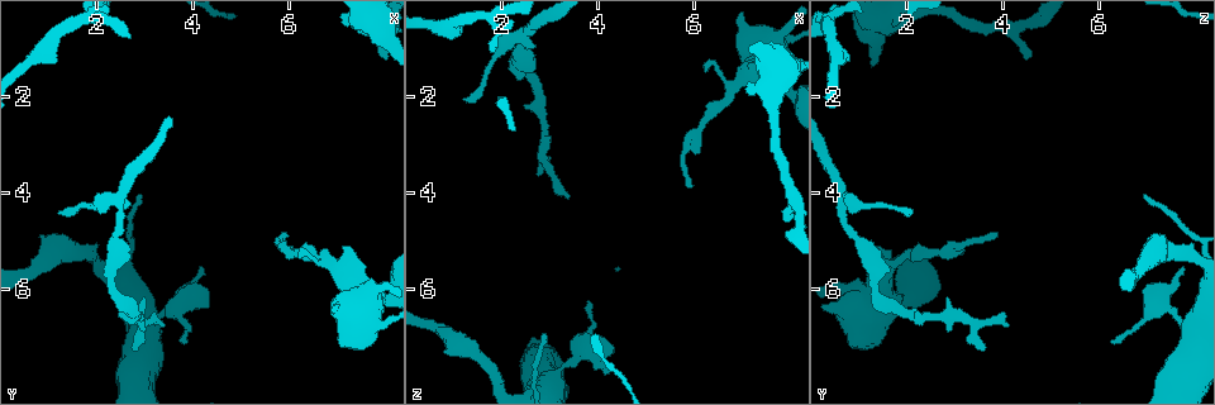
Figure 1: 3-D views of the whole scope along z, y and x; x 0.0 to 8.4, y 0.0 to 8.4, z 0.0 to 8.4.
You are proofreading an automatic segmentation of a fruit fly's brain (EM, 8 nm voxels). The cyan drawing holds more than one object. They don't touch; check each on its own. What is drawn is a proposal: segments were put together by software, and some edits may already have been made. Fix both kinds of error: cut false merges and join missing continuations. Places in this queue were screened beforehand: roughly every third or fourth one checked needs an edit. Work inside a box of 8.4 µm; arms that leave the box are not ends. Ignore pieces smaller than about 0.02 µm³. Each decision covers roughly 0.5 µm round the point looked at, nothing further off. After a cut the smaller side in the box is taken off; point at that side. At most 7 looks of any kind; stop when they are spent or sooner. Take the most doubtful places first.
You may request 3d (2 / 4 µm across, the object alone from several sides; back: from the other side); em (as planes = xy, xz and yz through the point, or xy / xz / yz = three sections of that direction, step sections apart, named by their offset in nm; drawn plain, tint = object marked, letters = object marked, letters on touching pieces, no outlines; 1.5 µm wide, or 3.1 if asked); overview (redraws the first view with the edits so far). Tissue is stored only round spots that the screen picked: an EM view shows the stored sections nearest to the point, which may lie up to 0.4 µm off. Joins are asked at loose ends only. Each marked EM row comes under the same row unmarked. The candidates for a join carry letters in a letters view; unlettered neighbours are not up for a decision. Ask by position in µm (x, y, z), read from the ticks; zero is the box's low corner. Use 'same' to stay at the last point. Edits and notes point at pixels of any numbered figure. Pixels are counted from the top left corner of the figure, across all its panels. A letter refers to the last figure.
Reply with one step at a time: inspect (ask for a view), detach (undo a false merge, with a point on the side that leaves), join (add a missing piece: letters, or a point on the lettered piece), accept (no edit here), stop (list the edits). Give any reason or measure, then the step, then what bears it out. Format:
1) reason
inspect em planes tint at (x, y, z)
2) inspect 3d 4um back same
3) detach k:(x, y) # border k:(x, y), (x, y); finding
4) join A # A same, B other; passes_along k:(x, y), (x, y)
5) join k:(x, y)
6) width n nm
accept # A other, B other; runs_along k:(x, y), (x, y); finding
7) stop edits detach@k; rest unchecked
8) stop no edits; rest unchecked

branch stops here
inspect em planes letters at (3.35, 6.85, 4.05)

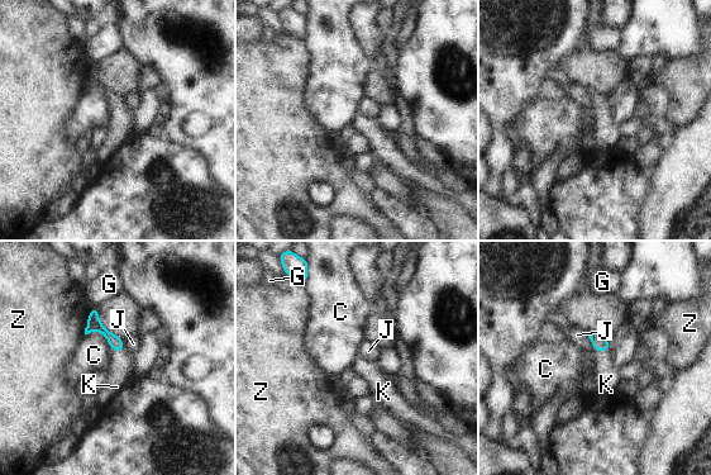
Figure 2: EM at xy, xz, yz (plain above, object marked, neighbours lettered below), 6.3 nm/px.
join K # C other, G other, J other, K same, Z other; passes_along 2:(600, 343), (602, 351), (606, 384); the cell continues

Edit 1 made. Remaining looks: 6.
inspect overview

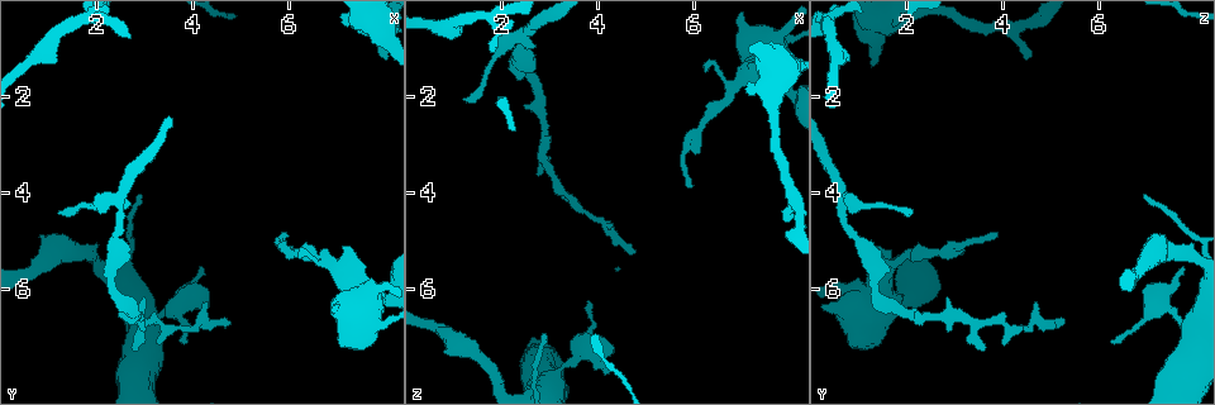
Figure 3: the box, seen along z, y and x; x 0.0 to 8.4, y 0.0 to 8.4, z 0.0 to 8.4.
free end
inspect em xz step 4 letters at (4.80, 6.65, 5.25)

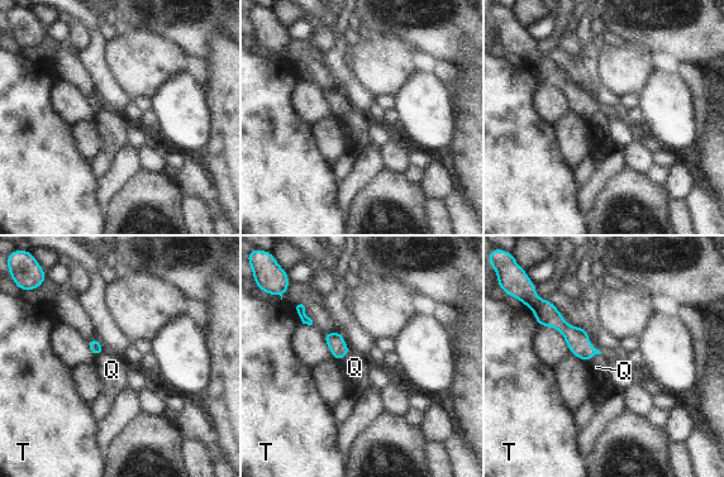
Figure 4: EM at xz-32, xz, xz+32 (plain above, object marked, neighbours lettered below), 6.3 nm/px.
longest_contact Q 130 nm
accept # Q other, T other; border 4:(601, 353), (585, 362); none of them fits

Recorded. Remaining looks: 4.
inspect em yz step 8 tint at (4.20, 5.55, 7.75)

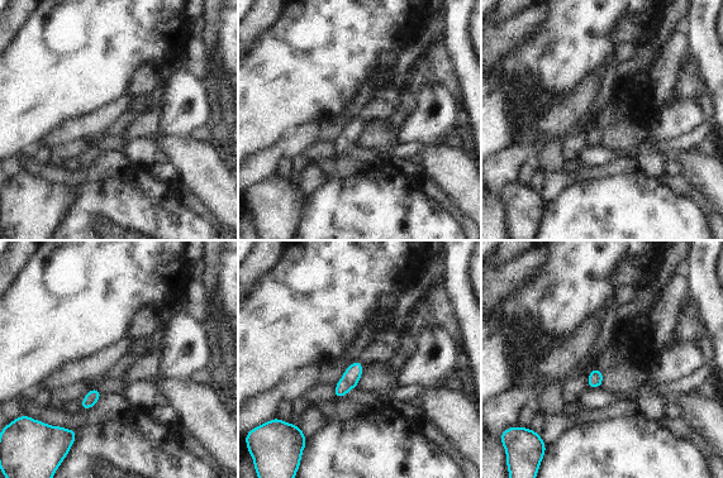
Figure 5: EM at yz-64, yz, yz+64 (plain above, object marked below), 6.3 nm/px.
another direction
inspect em planes letters same

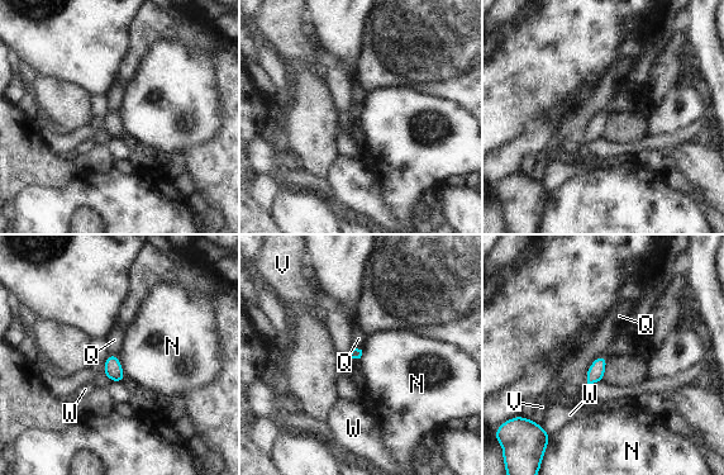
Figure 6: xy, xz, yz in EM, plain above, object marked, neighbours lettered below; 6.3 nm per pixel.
accept # N other, Q other, V other, W other; border 6:(117, 355), (125, 376); none of them fits

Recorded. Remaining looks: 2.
stop edits join@2; rest unchecked

